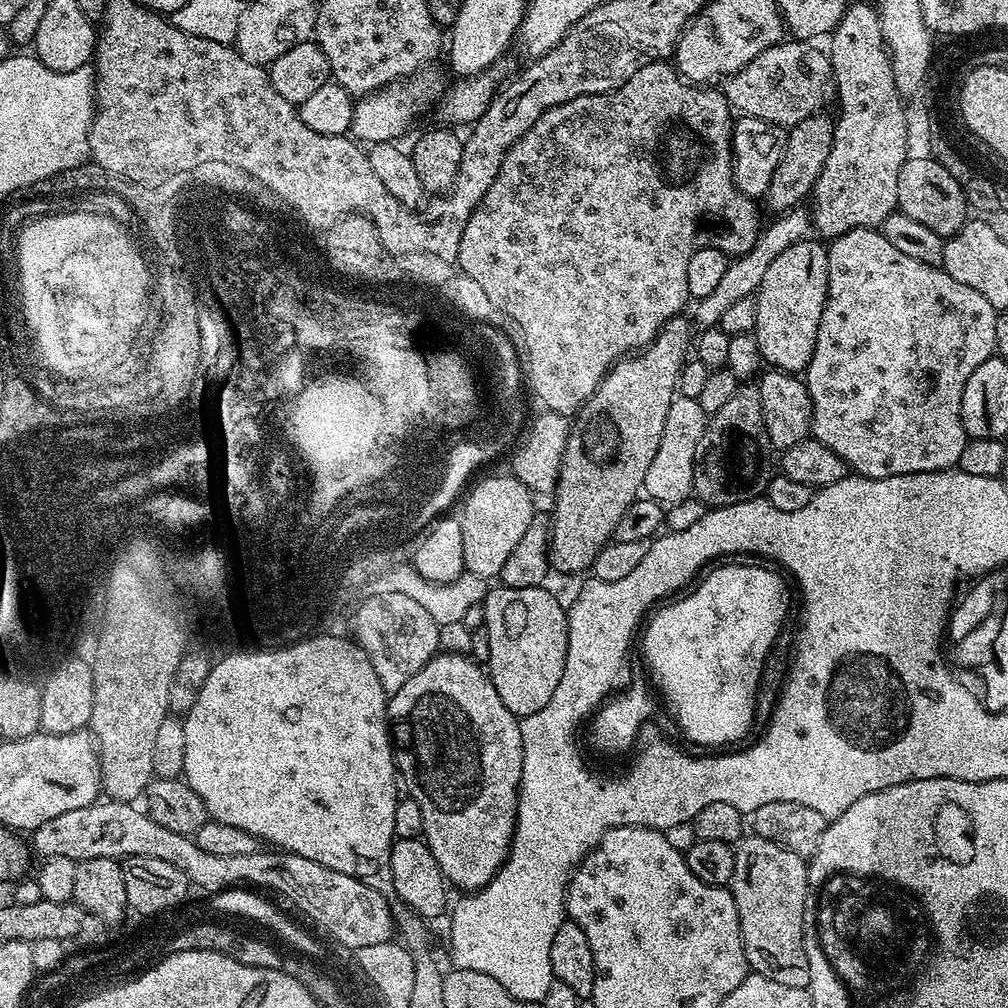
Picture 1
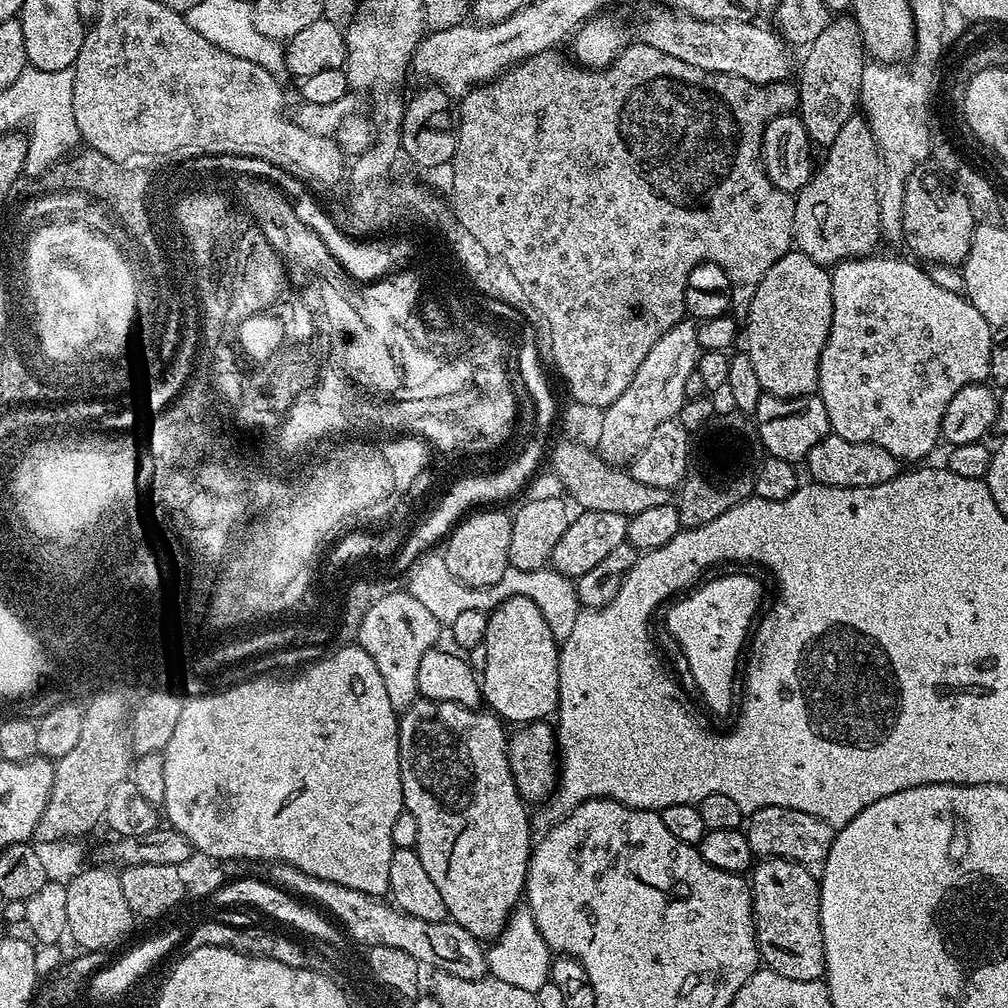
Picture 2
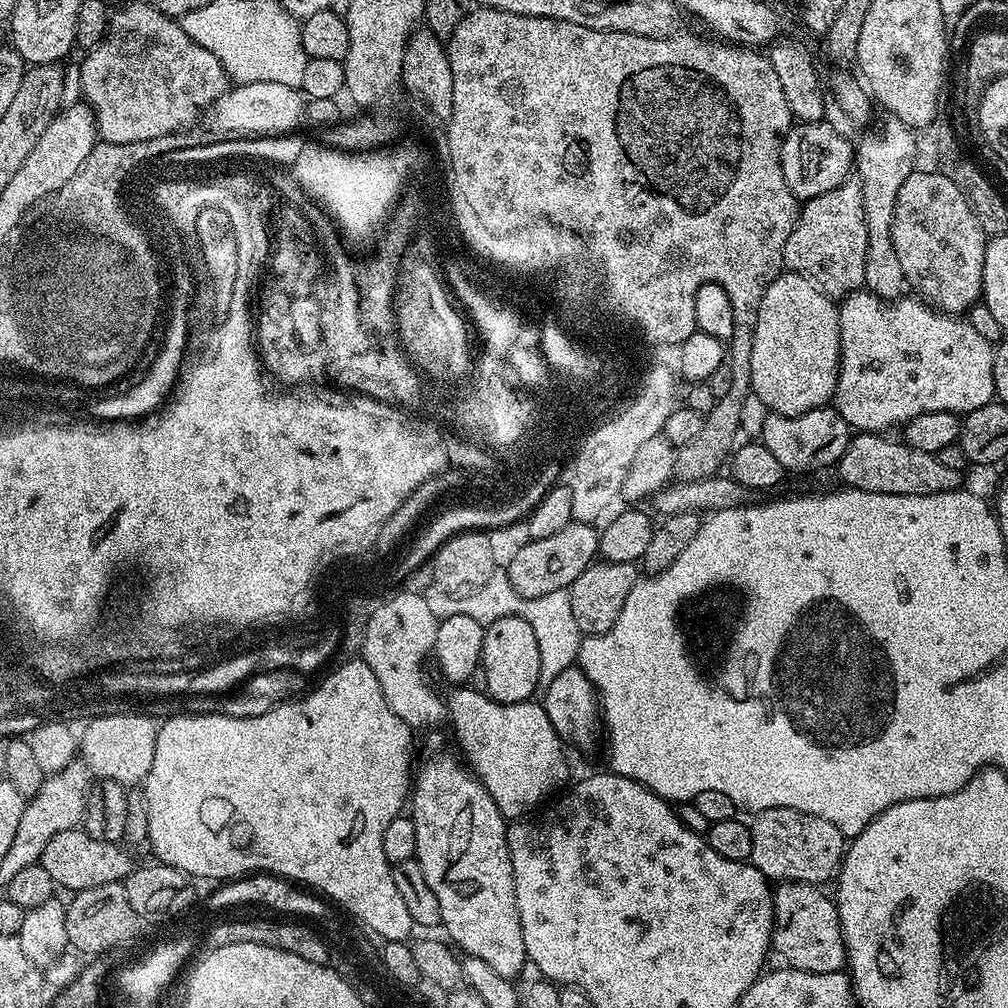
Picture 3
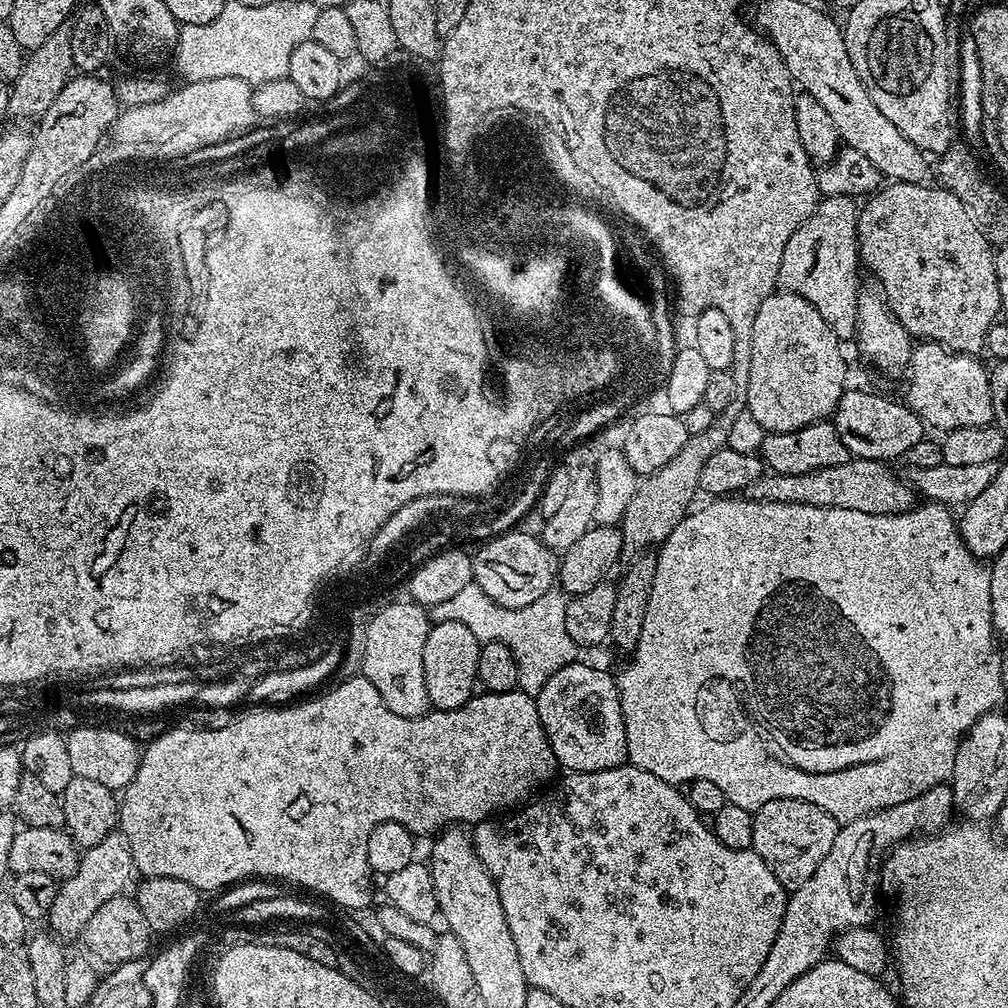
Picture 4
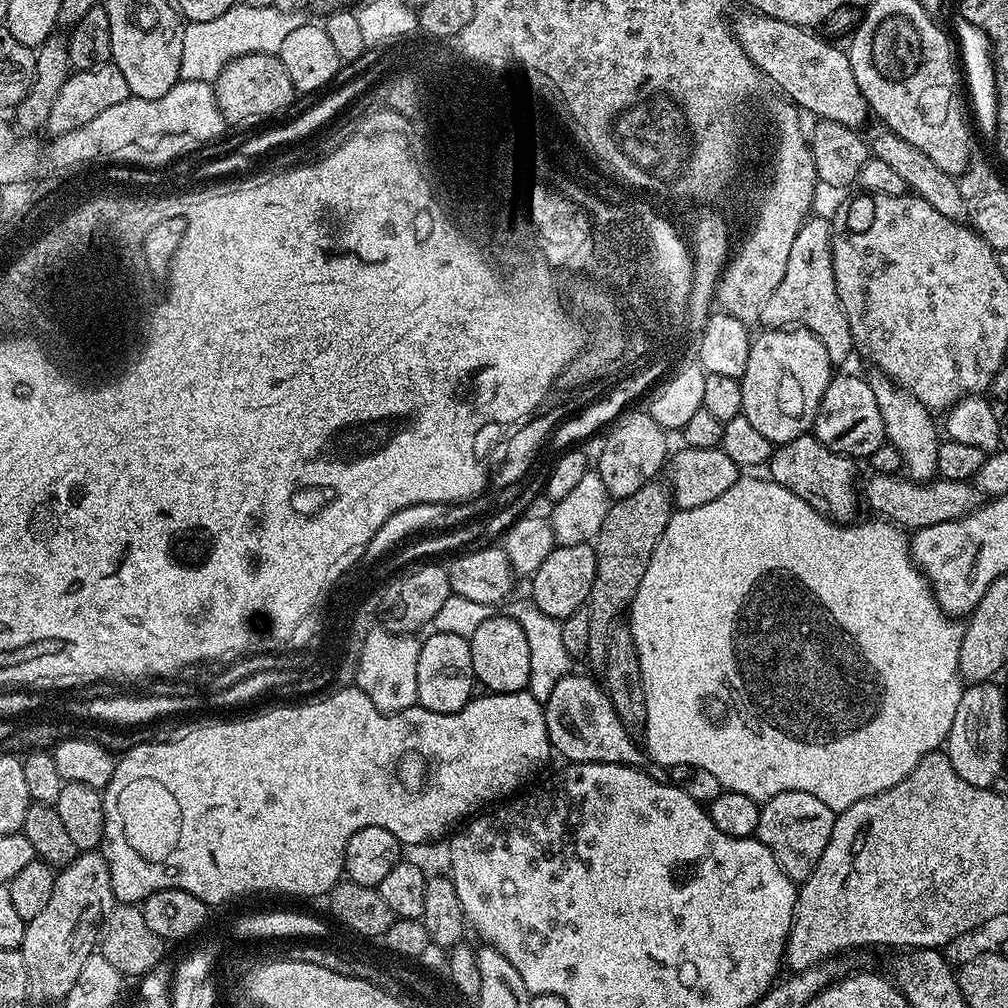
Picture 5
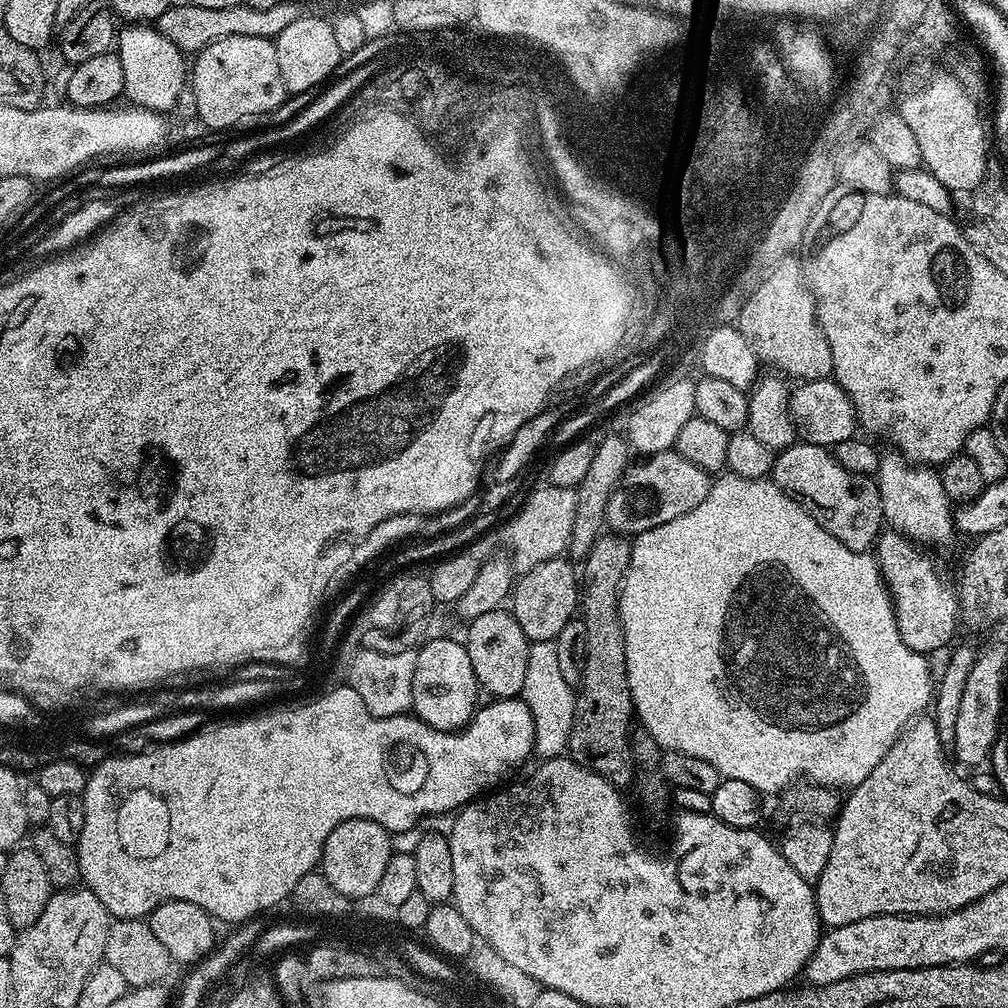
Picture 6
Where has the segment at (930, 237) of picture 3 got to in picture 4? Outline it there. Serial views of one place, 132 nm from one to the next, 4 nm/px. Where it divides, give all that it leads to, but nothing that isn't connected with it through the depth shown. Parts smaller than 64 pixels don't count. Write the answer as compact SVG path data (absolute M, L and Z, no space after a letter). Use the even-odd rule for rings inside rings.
M888 182L879 190L872 193L863 201L856 217L856 246L858 249L858 260L861 265L864 264L870 271L876 275L875 283L881 292L884 293L884 299L888 301L888 309L902 322L902 326L917 341L931 342L941 344L944 348L949 348L951 352L962 352L965 354L980 354L984 352L984 343L986 342L986 332L990 326L1001 319L1000 315L1000 291L998 290L998 274L996 273L996 258L994 248L983 236L982 231L970 216L970 211L950 192L950 190L937 186L932 182L922 184L911 184L910 182Z

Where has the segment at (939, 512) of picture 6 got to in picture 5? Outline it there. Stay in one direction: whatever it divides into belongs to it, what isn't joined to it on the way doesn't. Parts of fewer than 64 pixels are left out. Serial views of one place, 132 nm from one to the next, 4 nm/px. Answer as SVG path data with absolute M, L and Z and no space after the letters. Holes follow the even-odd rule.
M872 370L869 373L866 379L870 390L874 390L874 398L878 398L878 410L882 410L884 435L887 443L892 444L894 450L898 450L904 463L903 471L910 480L931 481L937 475L938 446L942 439L937 421L936 424L932 421L933 413L926 406L922 406L918 398L911 396L904 388L898 387L883 372Z

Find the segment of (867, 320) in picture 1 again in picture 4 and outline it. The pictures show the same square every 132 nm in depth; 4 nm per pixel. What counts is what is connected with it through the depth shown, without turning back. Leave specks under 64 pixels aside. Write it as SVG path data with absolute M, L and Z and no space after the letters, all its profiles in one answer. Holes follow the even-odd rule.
M920 342L913 347L906 369L908 397L906 403L919 414L929 429L986 426L993 423L990 398L990 372L979 364L977 357L962 352L951 352L941 344Z

